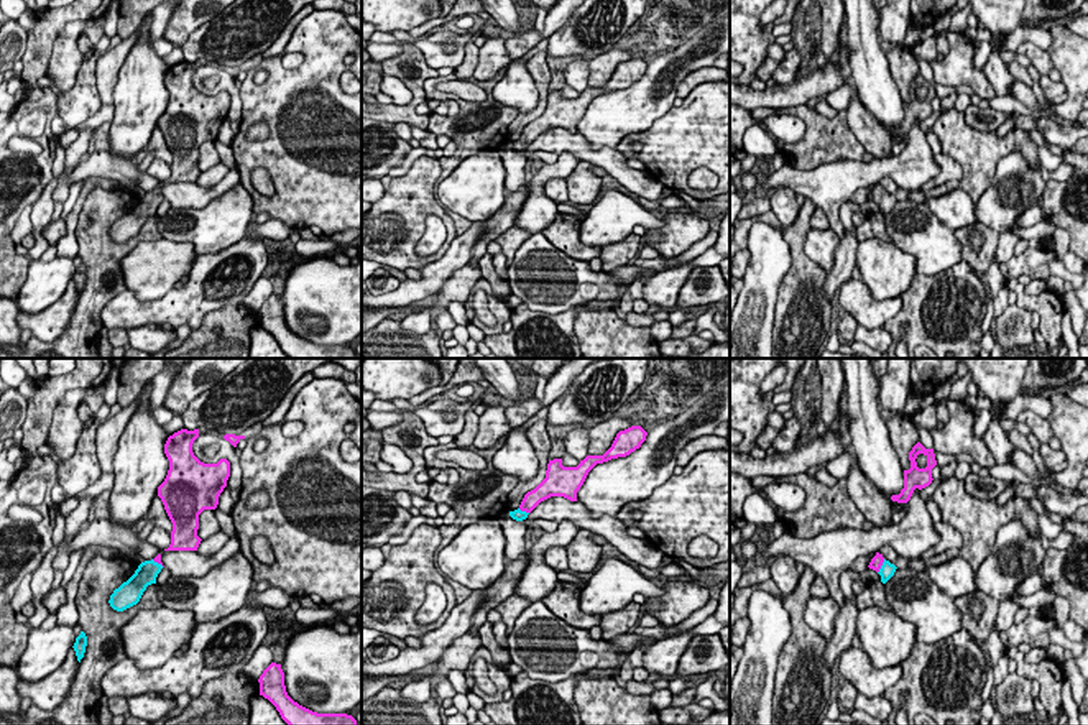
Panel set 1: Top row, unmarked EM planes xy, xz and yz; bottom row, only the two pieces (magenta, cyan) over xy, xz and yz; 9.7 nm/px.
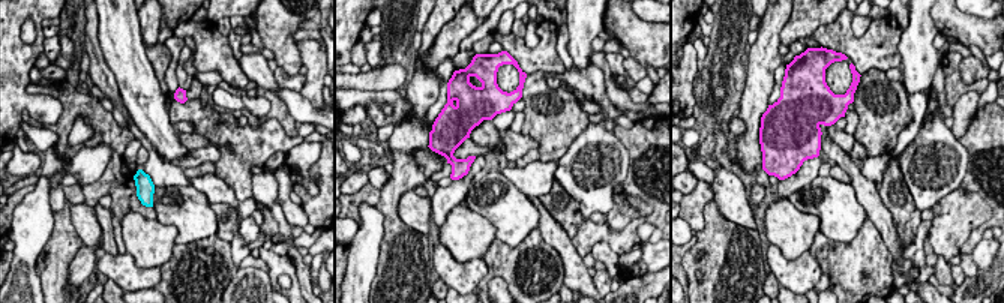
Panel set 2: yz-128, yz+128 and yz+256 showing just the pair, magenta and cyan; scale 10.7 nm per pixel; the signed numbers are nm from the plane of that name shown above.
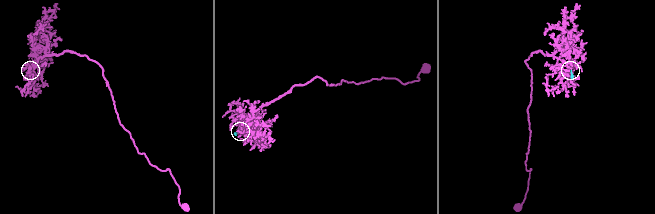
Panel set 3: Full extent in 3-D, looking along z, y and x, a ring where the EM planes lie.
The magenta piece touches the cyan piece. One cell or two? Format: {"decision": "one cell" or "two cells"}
{"decision": "one cell"}

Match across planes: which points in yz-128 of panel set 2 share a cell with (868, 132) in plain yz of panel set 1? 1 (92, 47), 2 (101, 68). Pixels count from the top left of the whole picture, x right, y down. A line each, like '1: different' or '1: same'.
1: same
2: same

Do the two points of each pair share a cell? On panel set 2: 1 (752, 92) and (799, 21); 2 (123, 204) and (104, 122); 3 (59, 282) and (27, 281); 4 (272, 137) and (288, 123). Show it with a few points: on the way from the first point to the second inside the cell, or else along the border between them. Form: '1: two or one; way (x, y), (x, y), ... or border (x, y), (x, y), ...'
1: two; border (791, 15), (781, 30), (779, 42)
2: one; way (116, 183), (117, 143)
3: two; border (45, 246), (36, 263), (41, 287)
4: two; border (266, 117), (273, 117), (288, 135), (297, 135)

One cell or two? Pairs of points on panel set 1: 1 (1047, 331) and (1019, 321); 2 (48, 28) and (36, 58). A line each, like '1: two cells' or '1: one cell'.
1: two cells
2: one cell

